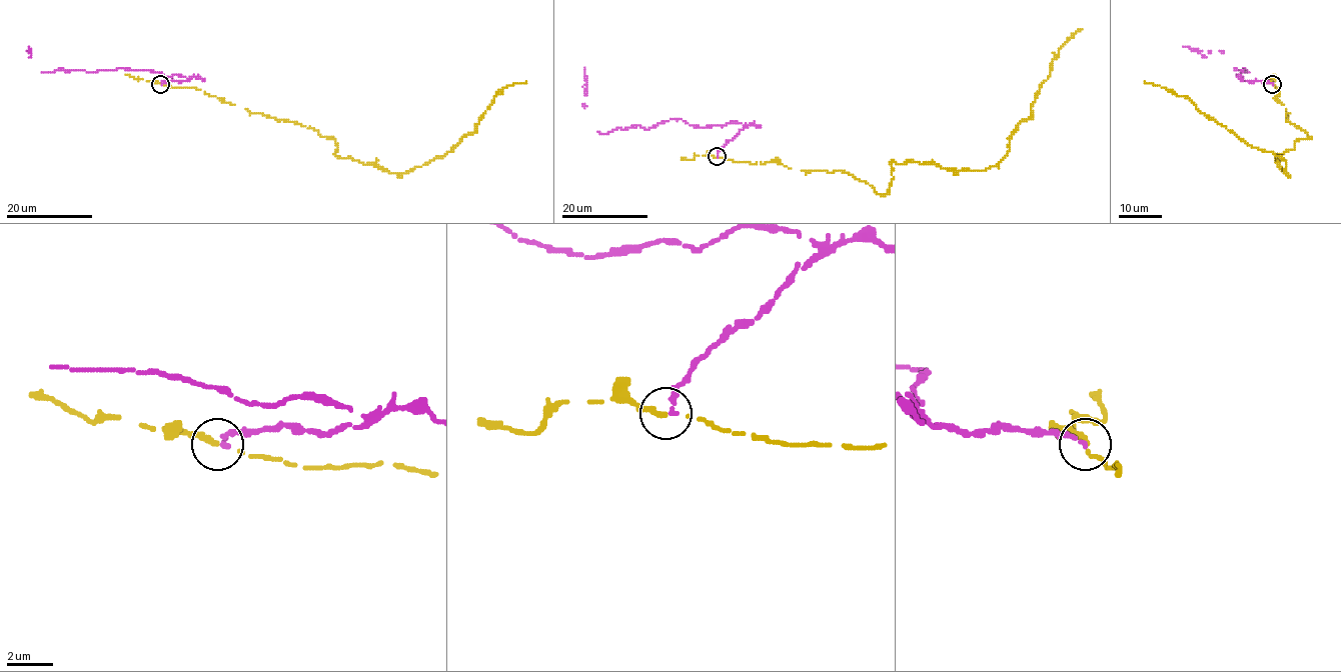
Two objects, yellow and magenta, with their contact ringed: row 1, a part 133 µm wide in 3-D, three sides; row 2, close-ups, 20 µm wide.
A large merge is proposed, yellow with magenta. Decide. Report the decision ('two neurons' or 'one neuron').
two neurons

